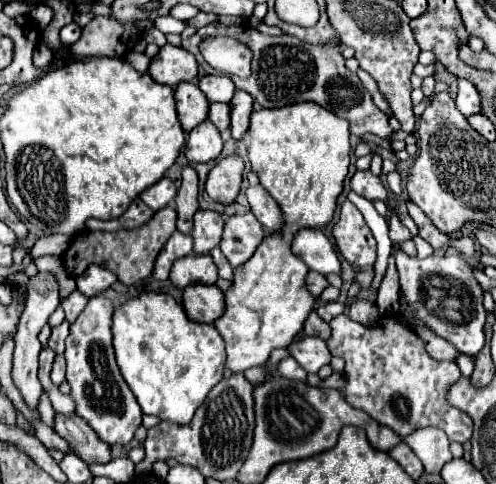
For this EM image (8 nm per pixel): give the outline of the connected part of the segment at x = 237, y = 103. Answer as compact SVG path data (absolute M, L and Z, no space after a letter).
M236 90L234 98L230 100L230 110L232 110L230 132L232 132L232 138L238 140L248 130L252 106L254 106L254 98L248 92L244 92L244 90Z

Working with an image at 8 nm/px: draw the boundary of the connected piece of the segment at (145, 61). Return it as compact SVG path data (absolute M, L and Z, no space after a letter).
M128 52L126 56L124 56L124 60L134 68L134 70L138 70L138 72L146 72L148 70L148 64L150 64L150 58L148 56L144 56L144 54L140 54L140 52Z

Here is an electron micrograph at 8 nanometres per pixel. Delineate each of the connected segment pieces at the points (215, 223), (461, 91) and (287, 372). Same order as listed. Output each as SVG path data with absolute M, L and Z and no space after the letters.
M198 210L194 214L194 254L208 254L220 244L224 218L212 210Z
M464 78L458 80L458 96L456 96L458 110L468 118L476 112L480 112L480 94L476 86Z
M286 358L286 360L280 360L276 364L276 370L282 374L282 376L288 376L292 380L306 380L306 372L300 368L300 364L294 360L294 358Z

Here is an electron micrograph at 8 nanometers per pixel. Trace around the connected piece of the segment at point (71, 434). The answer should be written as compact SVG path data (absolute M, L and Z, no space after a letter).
M56 414L54 430L60 438L70 444L70 452L82 458L86 464L106 464L110 462L110 446L104 446L92 432L92 428L76 414L62 416Z

